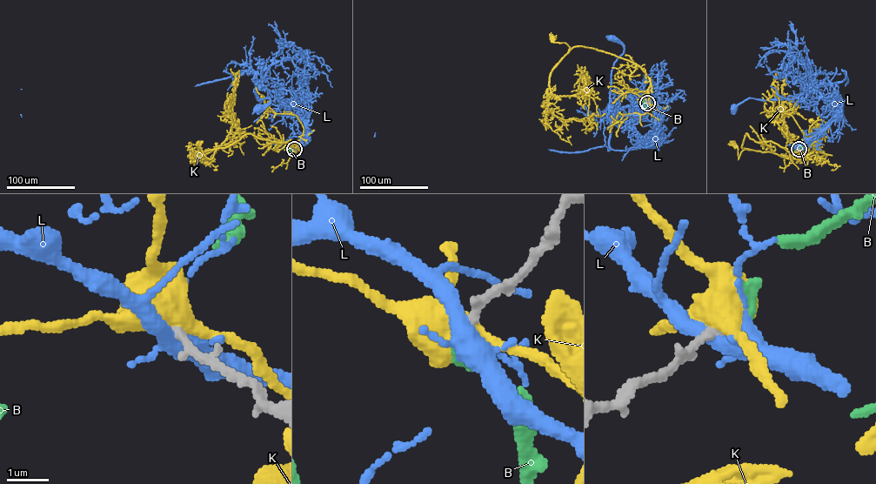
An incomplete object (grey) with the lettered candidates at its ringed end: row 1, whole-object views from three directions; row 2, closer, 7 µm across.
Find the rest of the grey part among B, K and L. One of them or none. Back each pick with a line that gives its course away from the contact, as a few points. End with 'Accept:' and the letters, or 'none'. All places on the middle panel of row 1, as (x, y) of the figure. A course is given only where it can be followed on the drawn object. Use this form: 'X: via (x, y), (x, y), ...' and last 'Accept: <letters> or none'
B: via (648, 104), (648, 110), (643, 100), (644, 95)
Accept: B

